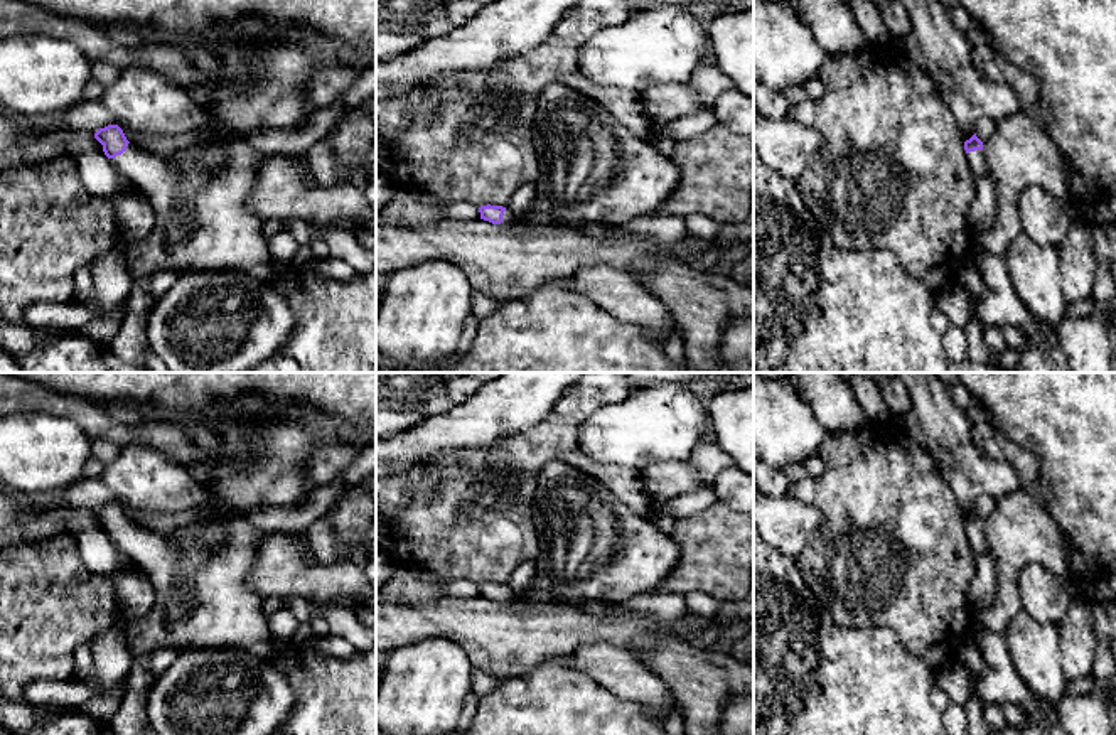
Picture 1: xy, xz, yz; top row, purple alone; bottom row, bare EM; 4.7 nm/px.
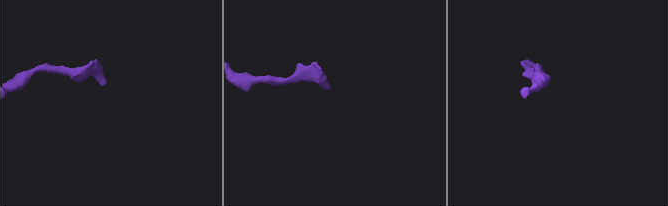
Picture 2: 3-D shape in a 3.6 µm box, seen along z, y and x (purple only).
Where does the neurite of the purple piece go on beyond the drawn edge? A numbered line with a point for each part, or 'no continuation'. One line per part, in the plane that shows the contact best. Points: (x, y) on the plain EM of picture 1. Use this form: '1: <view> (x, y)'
1: xy (203, 600)

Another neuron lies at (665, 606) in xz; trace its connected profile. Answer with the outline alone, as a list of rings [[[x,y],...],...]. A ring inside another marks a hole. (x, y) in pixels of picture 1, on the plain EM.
[[[534,590],[526,593],[521,602],[526,604],[558,604],[573,605],[593,615],[605,614],[636,614],[644,617],[654,617],[659,620],[678,620],[688,614],[686,595],[673,592],[651,590],[636,595],[622,604],[602,602],[602,600],[570,600],[556,597],[546,590]]]

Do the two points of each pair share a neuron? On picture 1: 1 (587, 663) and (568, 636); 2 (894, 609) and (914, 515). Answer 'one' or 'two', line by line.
1: two
2: one

